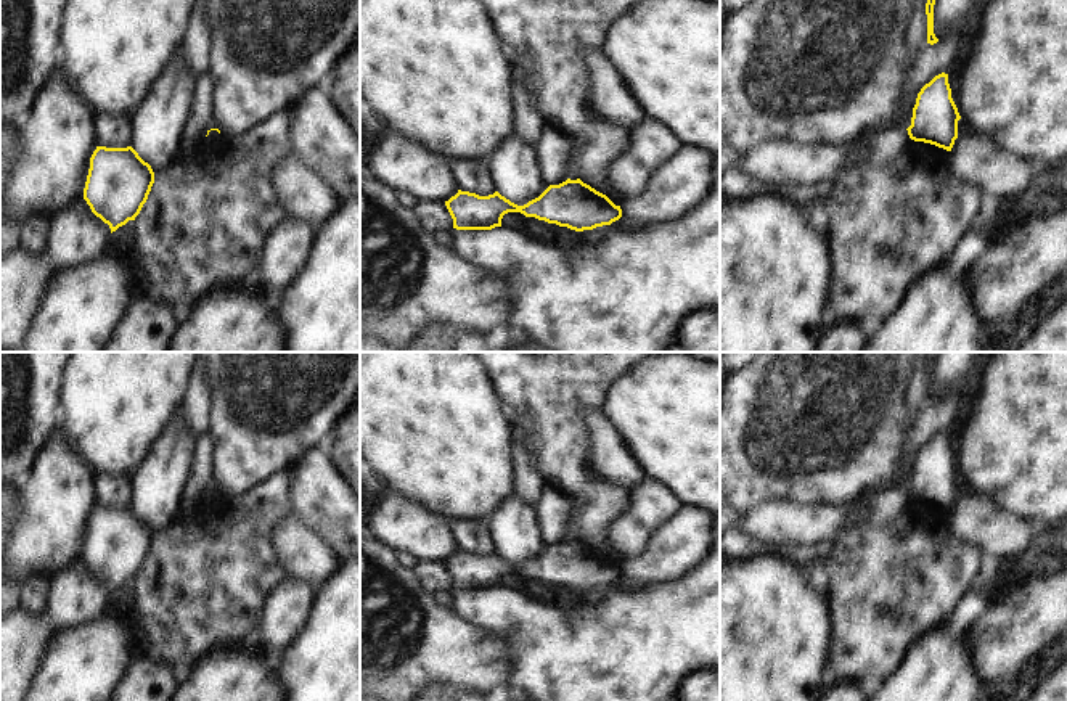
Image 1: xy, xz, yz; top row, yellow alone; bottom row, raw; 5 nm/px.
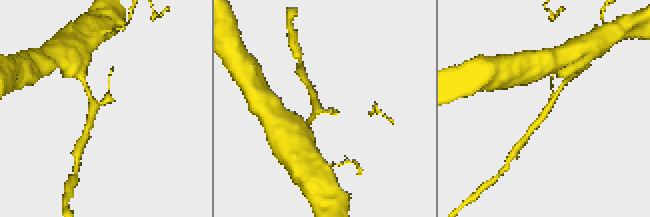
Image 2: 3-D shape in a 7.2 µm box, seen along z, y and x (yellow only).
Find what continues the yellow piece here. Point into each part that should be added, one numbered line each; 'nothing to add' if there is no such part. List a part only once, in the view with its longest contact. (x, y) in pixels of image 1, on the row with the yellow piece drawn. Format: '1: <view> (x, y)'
nothing to add

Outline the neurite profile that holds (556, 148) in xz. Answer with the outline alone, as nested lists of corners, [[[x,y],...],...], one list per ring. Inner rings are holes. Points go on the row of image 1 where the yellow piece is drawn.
[[[548,127],[538,143],[540,164],[550,185],[559,185],[569,178],[569,166],[575,151],[575,141],[554,127]]]

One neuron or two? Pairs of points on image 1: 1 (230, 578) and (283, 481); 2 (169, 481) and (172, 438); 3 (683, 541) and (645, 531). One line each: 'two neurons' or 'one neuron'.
1: one neuron
2: one neuron
3: two neurons

